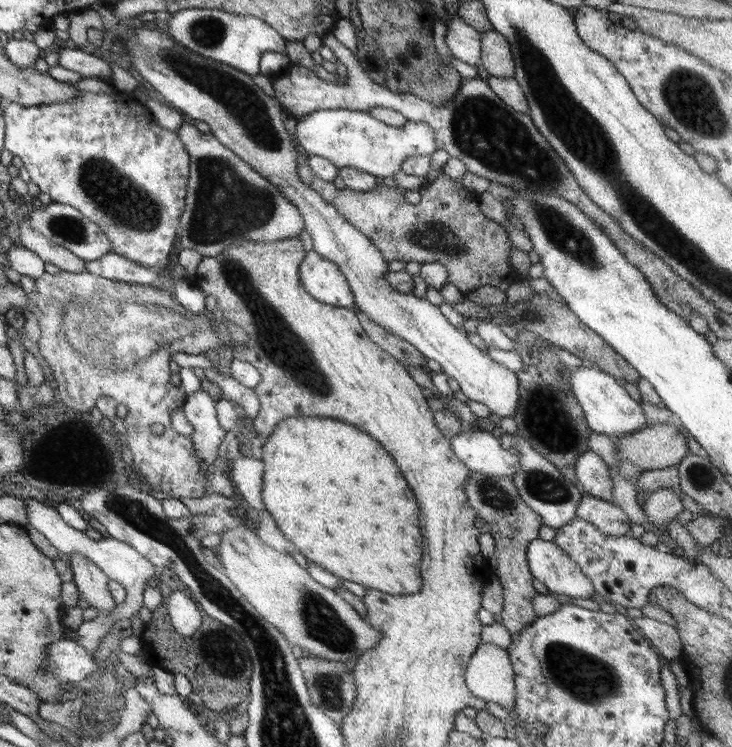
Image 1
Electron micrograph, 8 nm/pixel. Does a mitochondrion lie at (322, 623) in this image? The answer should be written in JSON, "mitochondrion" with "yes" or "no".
{"mitochondrion":"yes"}

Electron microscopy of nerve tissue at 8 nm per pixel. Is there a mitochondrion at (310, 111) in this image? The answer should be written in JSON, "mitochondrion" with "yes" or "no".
{"mitochondrion":"no"}

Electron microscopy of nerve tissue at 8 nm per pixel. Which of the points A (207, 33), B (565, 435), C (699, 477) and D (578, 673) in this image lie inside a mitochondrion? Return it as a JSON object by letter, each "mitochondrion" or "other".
{"A":"mitochondrion","B":"other","C":"mitochondrion","D":"mitochondrion"}

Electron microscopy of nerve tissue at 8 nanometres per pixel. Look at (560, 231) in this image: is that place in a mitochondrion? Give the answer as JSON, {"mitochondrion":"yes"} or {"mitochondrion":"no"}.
{"mitochondrion":"yes"}

